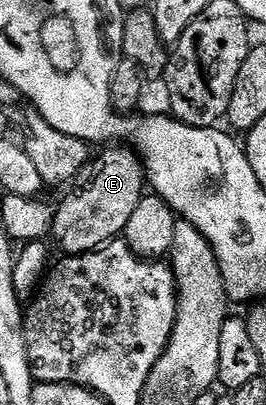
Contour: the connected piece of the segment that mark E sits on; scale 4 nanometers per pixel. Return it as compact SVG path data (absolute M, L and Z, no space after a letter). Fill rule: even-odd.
M107 146L100 152L103 153L96 160L94 157L79 171L70 185L71 193L60 202L59 208L57 204L54 209L50 235L55 236L64 257L83 256L87 252L95 252L98 248L103 248L113 240L120 239L129 217L133 215L133 210L137 210L137 202L141 202L145 195L145 173L140 161L126 147Z

